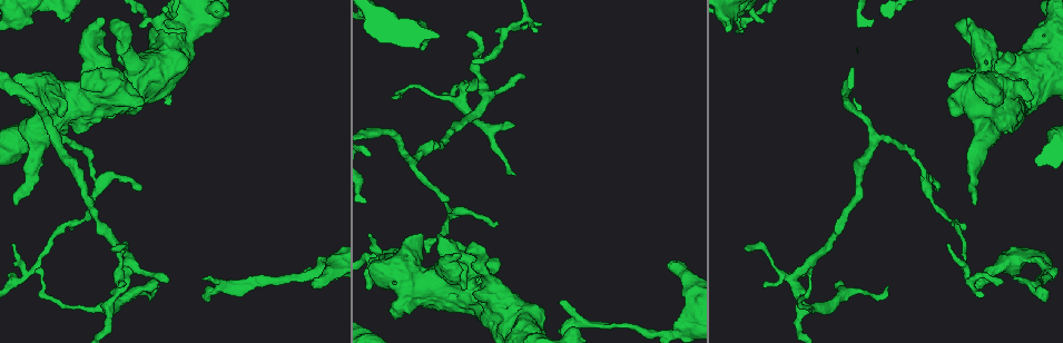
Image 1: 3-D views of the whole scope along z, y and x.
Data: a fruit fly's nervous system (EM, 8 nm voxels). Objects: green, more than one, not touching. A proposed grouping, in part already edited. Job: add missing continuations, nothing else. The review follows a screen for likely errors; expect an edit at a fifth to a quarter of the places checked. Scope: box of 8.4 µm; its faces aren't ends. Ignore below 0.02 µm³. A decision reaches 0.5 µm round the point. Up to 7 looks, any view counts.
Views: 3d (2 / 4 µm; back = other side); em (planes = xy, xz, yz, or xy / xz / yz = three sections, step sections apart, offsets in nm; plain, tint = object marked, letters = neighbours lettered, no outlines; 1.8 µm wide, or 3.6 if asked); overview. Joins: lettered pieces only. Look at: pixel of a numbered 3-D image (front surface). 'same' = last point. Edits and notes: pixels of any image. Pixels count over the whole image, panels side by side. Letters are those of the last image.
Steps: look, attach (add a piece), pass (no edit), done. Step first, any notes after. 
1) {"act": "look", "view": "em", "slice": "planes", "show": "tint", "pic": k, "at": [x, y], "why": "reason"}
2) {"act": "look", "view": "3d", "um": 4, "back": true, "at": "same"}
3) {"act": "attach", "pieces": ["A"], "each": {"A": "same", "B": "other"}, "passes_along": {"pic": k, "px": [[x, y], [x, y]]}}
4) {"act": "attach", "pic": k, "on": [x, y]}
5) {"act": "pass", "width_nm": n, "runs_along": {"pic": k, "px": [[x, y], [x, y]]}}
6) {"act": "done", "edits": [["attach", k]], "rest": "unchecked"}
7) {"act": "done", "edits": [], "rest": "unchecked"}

{"act": "look", "view": "3d", "um": 2, "back": true, "pic": 1, "at": [669, 262], "why": "free end"}

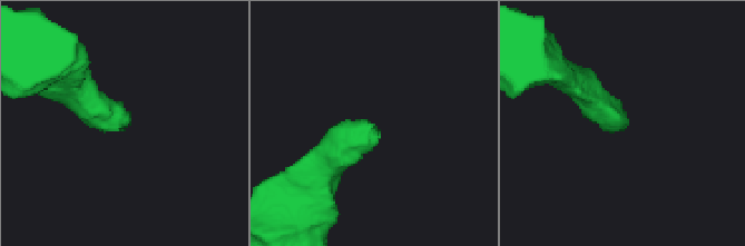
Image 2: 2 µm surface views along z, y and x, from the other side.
{"act": "look", "view": "em", "slice": "xy", "step": 4, "show": "letters", "pic": 2, "at": [624, 129], "why": "now the EM"}

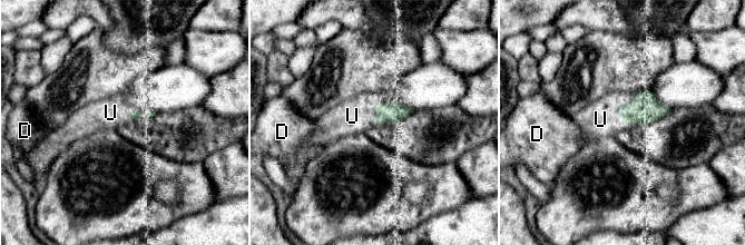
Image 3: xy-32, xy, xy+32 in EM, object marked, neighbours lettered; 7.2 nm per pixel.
{"act": "look", "view": "em", "slice": "planes", "show": "letters", "at": "same"}

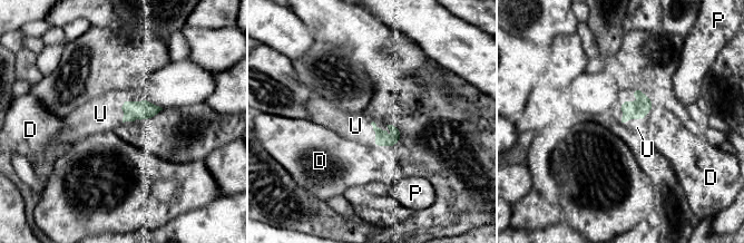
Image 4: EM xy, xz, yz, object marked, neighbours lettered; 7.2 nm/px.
{"act": "attach", "pic": 4, "on": [637, 127], "each": {"D": "other", "P": "other", "U": "same"}, "found": "the cell continues"}

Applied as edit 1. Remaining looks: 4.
{"act": "look", "view": "overview", "why": "redraw"}

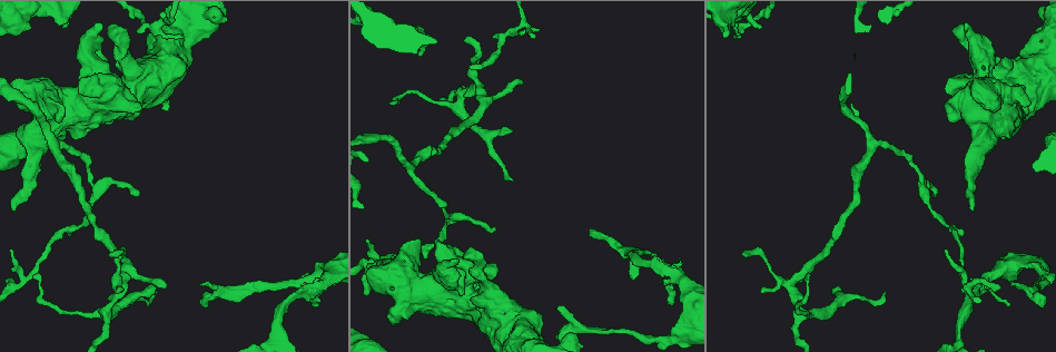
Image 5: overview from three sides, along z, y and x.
{"act": "look", "view": "em", "slice": "planes", "show": "letters", "pic": 5, "at": [745, 257], "why": "an open end"}

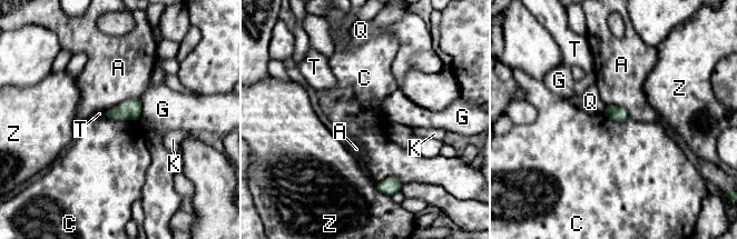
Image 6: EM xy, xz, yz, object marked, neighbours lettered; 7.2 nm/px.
{"act": "pass", "width_nm": 110, "each": {"A": "other", "C": "other", "G": "other", "K": "other", "Q": "other", "T": "other", "Z": "other"}, "border": {"pic": 6, "px": [[106, 115], [116, 119], [138, 120]]}, "found": "none of them fits"}

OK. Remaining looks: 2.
{"act": "look", "view": "em", "slice": "planes", "show": "tint", "pic": 5, "at": [971, 168], "why": "sudden change in width"}

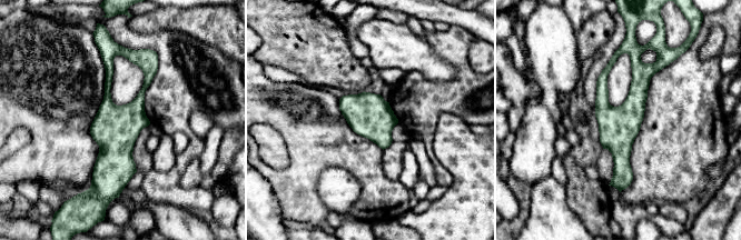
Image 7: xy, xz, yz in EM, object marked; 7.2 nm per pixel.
{"act": "look", "view": "em", "slice": "planes", "show": "letters", "at": "same", "why": "see the neighbours"}

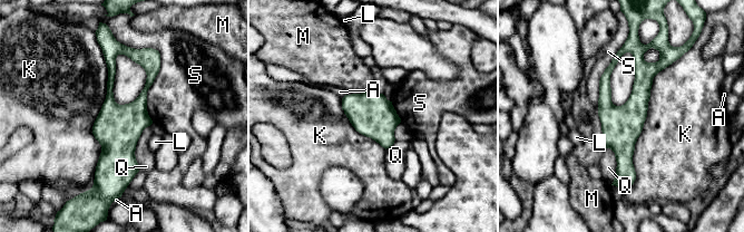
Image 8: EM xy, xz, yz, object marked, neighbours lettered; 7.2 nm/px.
{"act": "pass", "each": {"A": "other", "K": "other", "L": "other", "M": "other", "Q": "other", "S": "other"}, "border": {"pic": 8, "px": [[150, 124], [136, 145], [138, 171]]}, "found": "no lettered piece goes on from it"}

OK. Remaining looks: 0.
{"act": "done", "edits": [["attach", 4]], "rest": "unchecked"}

